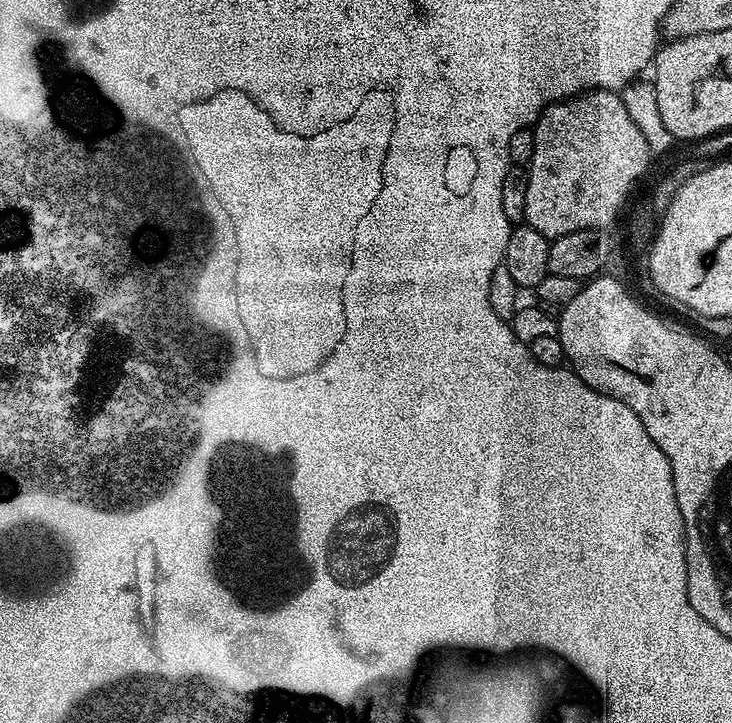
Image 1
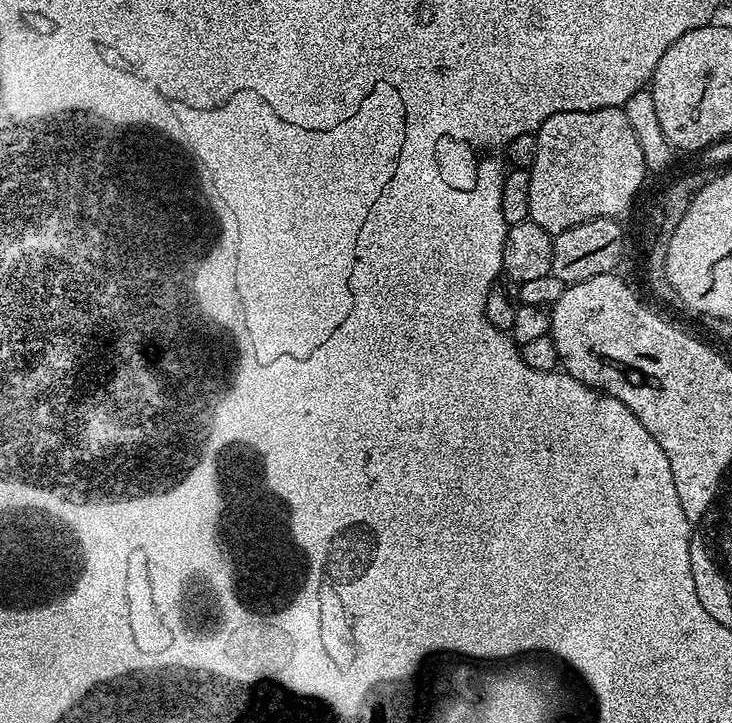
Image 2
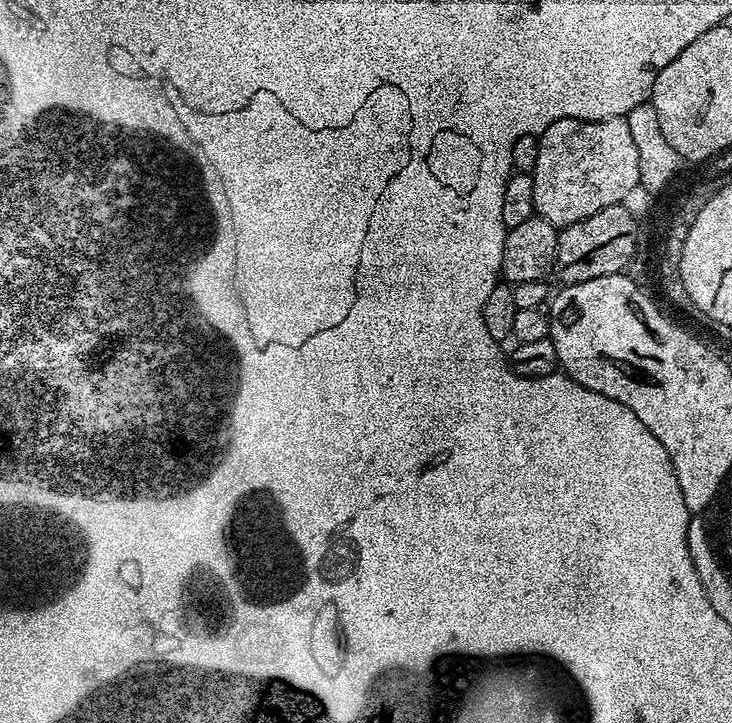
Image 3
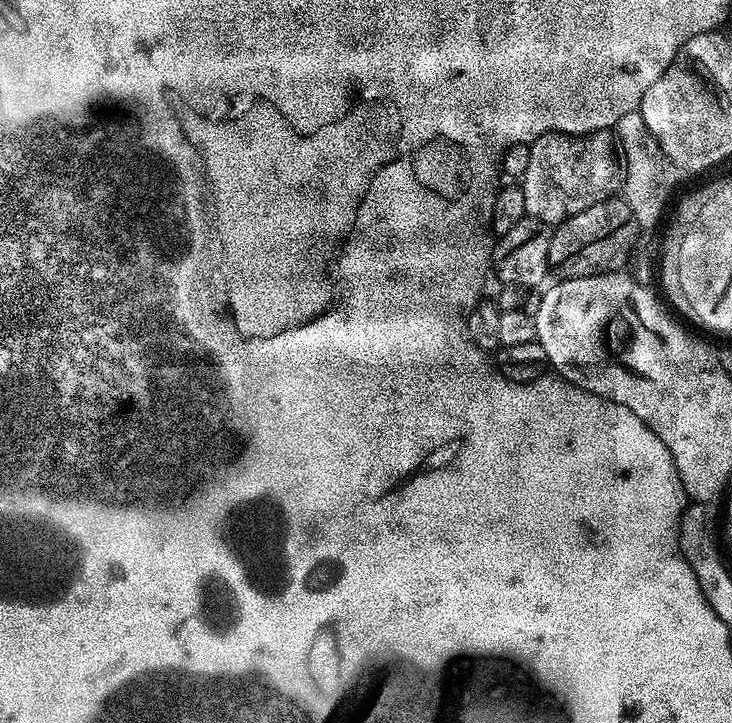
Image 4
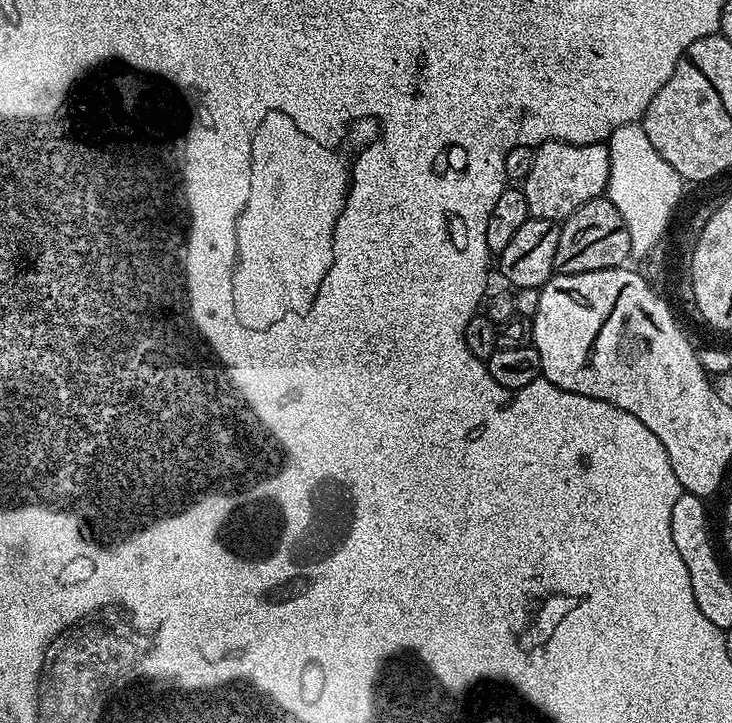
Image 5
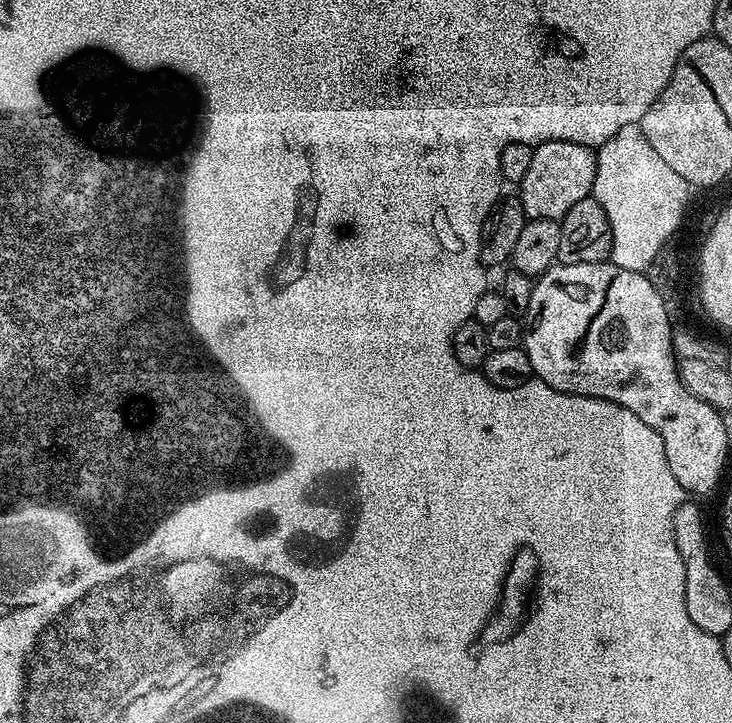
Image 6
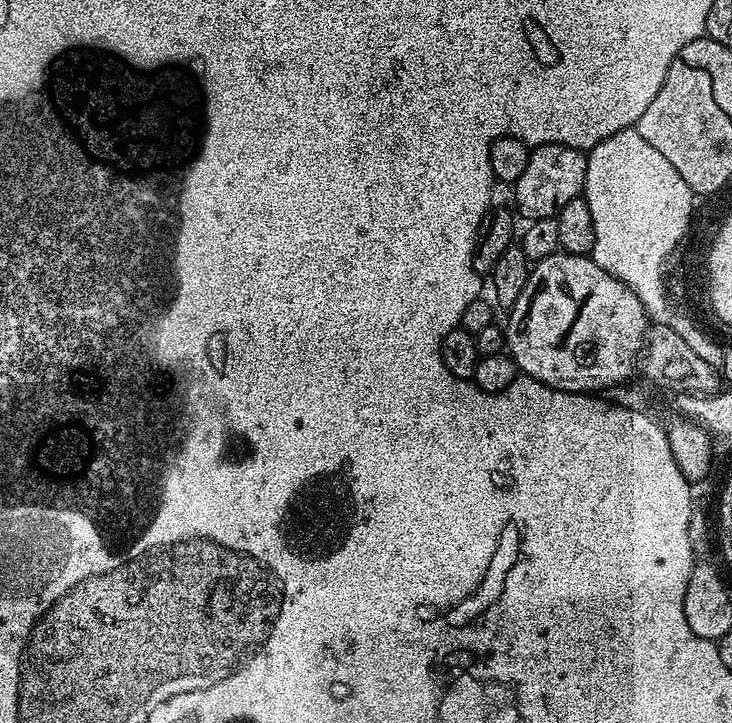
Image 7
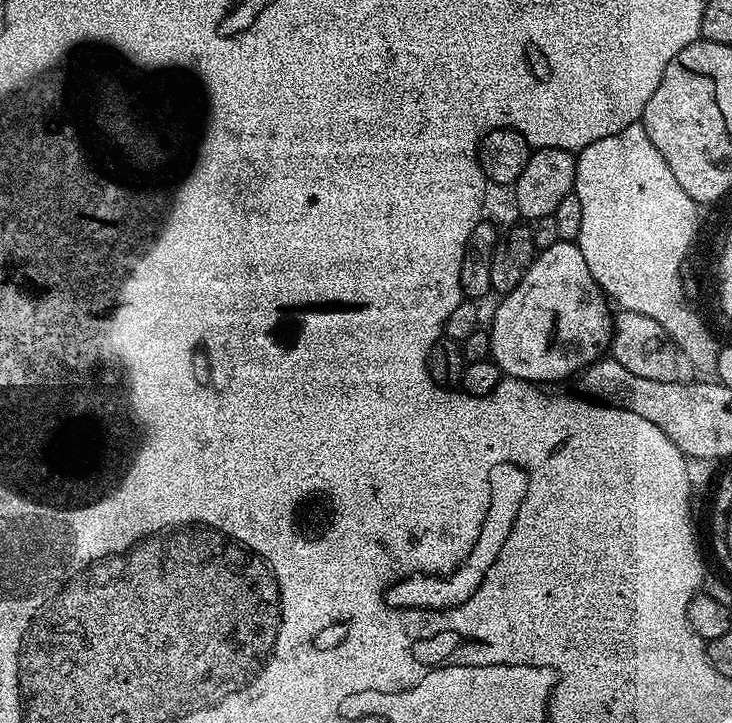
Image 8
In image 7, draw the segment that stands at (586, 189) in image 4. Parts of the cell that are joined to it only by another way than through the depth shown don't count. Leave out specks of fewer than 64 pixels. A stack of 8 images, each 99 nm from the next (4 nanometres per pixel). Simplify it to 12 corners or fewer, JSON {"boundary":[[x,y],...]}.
{"boundary":[[537,144],[514,185],[525,221],[560,215],[583,193],[588,157]]}

